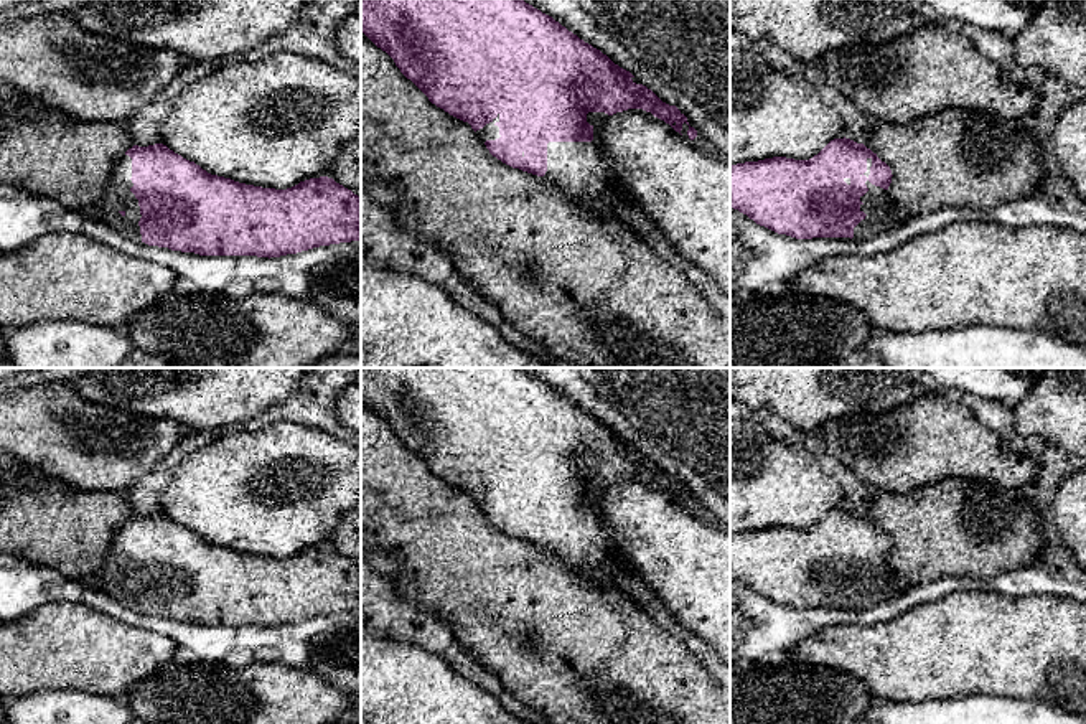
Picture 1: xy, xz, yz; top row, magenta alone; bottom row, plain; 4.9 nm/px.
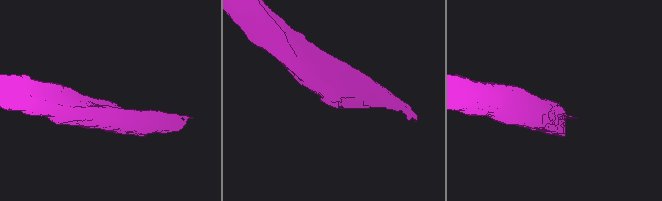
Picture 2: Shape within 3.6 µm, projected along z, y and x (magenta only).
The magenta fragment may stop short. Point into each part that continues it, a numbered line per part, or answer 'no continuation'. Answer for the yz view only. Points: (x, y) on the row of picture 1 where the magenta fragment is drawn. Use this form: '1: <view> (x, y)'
1: yz (882, 211)

